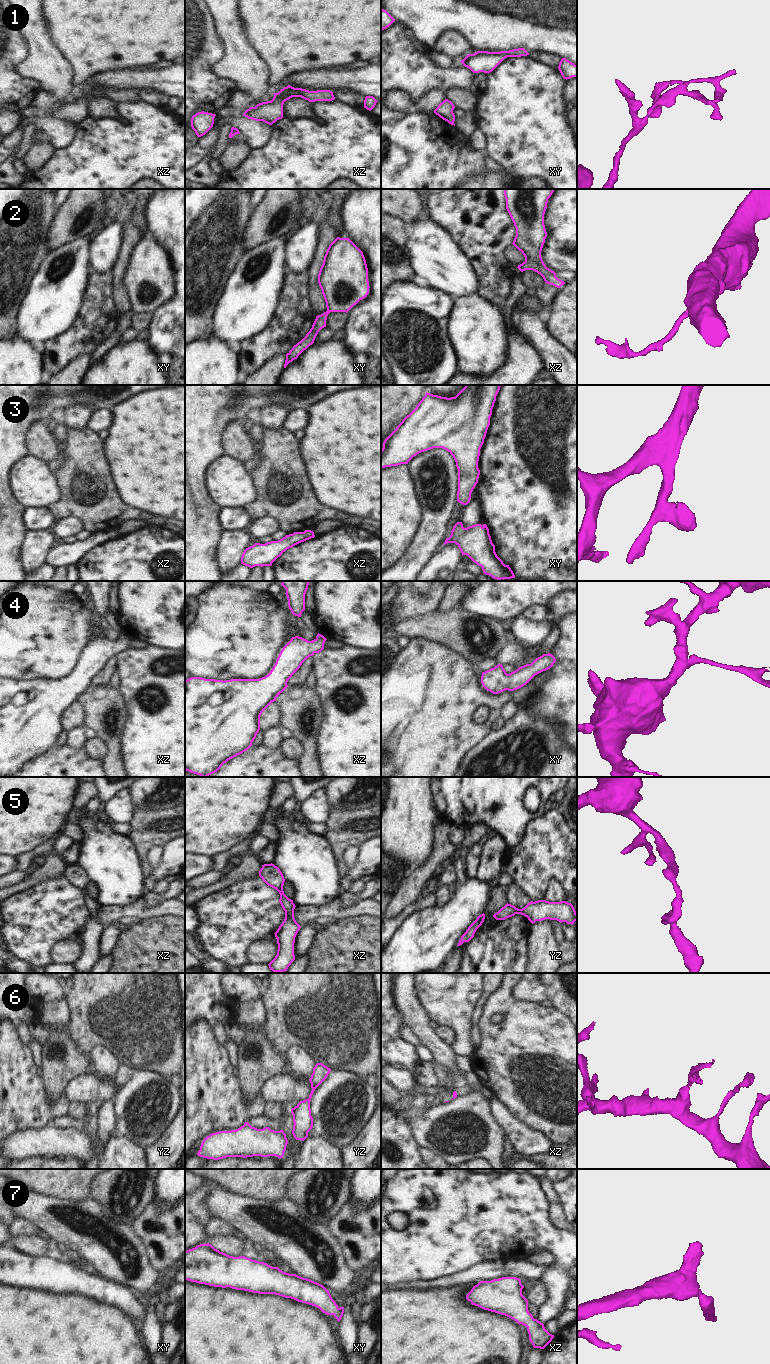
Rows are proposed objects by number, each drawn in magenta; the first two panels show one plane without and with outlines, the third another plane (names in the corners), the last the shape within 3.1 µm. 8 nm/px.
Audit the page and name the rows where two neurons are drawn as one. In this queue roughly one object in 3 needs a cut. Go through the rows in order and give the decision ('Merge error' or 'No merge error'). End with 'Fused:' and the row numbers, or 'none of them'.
1: No merge error
2: No merge error
3: No merge error
4: No merge error
5: No merge error
6: No merge error
7: No merge error
Fused: none of them.

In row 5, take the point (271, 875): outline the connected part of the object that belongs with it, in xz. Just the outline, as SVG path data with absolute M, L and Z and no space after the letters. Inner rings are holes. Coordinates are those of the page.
M272 863L262 865L259 876L268 886L279 892L279 902L285 911L285 919L274 933L278 944L277 955L268 964L270 970L273 972L284 972L287 971L288 967L295 960L295 937L301 928L294 918L294 909L296 906L293 900L284 894L283 885L285 879L277 866Z

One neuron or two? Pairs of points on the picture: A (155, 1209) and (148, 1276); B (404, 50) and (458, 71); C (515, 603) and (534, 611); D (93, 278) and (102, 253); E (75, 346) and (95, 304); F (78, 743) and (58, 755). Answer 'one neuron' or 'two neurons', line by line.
A: two neurons
B: one neuron
C: two neurons
D: two neurons
E: one neuron
F: two neurons

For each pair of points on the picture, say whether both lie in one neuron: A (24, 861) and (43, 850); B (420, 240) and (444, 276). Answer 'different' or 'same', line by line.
A: same
B: same

